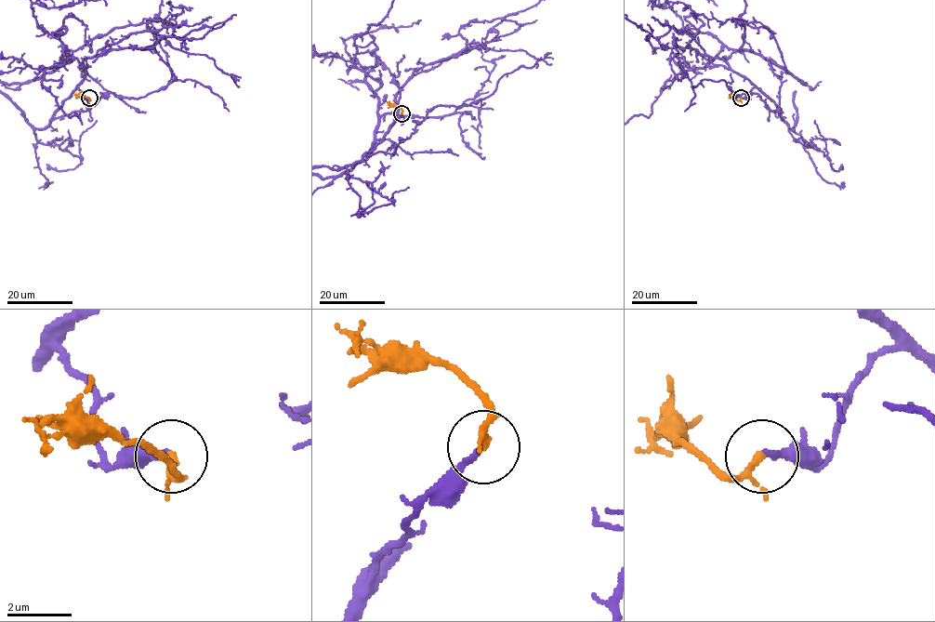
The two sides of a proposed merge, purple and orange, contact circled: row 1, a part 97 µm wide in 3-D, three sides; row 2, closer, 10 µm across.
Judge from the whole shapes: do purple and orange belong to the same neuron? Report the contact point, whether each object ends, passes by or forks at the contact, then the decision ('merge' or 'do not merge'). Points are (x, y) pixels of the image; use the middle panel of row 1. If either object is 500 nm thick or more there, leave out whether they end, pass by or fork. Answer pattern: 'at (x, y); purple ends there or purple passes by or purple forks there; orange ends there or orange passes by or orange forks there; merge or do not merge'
at (401, 113); purple ends there; orange passes by; merge

